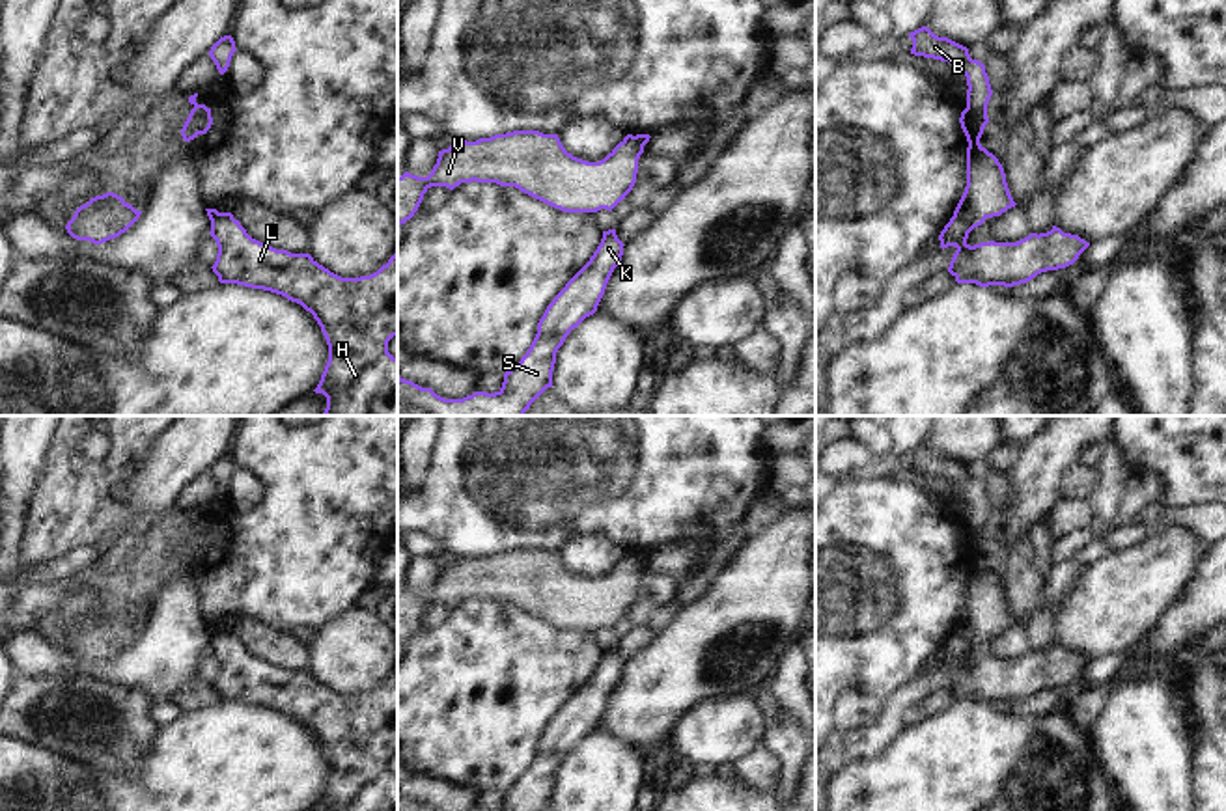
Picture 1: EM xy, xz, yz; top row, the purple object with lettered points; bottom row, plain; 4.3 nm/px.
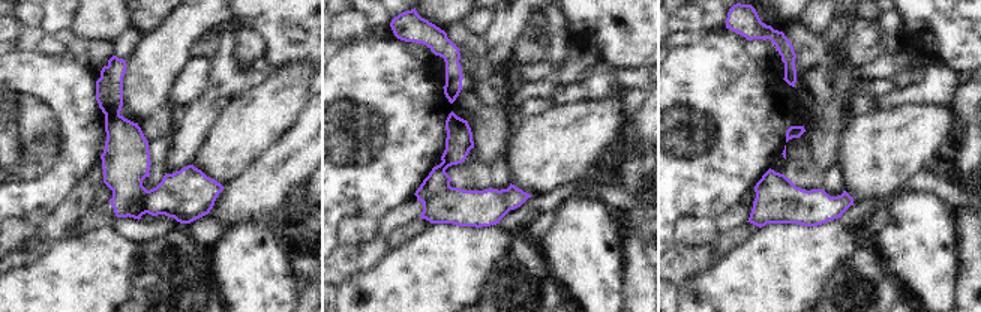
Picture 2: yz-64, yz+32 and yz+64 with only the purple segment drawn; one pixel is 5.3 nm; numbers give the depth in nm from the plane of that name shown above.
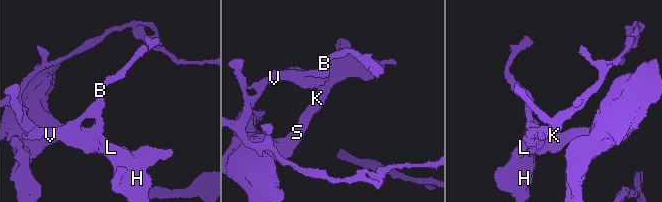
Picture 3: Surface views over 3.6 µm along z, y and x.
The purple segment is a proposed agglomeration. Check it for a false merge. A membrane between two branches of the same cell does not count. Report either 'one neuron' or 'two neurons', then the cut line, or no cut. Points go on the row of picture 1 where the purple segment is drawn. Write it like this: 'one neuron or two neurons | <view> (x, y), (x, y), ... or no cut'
two neurons | yz (954, 213), (971, 230)

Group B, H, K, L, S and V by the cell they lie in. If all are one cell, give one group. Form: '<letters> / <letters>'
B V / H K L S

